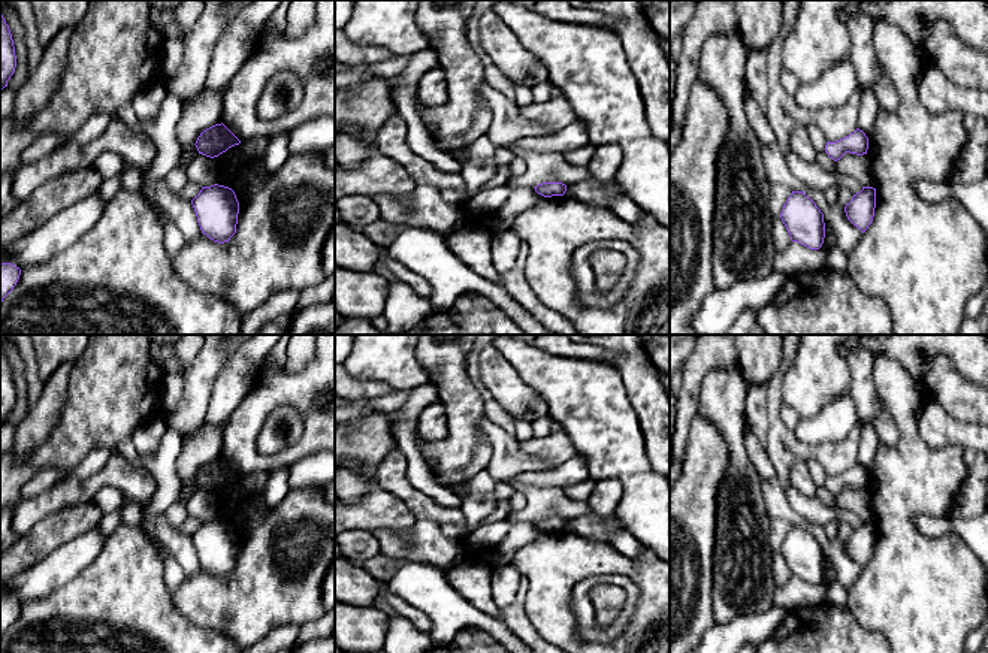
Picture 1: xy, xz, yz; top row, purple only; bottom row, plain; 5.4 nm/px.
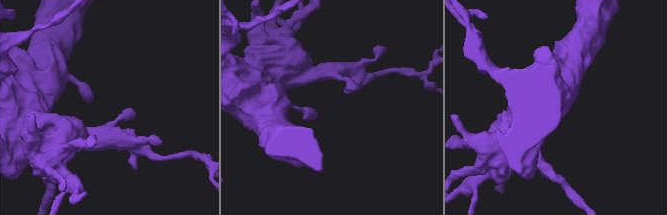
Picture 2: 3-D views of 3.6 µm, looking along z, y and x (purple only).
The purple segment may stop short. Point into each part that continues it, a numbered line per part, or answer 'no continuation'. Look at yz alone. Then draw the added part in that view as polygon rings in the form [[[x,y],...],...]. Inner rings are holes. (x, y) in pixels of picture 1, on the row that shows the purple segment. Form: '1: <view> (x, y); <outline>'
no continuation

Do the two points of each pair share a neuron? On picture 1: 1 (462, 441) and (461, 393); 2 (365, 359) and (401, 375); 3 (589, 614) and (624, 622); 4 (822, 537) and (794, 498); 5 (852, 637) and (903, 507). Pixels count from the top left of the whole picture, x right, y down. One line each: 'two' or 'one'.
1: one
2: one
3: one
4: two
5: two

